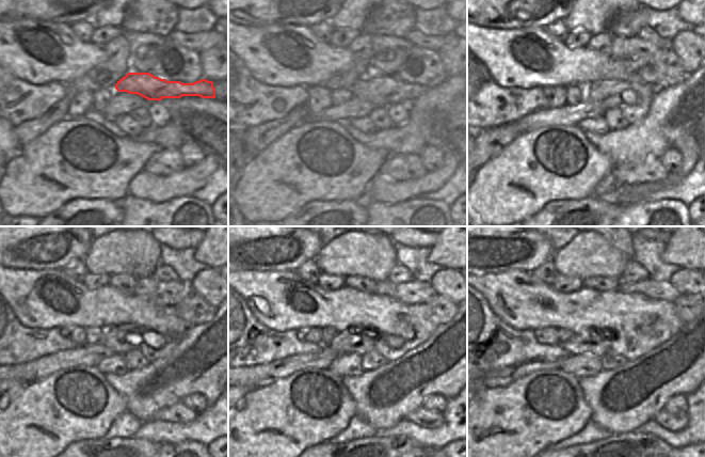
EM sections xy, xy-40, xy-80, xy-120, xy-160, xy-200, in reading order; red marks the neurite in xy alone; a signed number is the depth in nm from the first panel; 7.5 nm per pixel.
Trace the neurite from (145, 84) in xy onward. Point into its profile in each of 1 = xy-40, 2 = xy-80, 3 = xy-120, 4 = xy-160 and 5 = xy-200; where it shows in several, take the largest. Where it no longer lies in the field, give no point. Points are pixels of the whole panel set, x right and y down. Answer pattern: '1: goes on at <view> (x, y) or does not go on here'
1: goes on at xy-40 (381, 91)
2: goes on at xy-80 (607, 93)
3: goes on at xy-120 (121, 339)
4: goes on at xy-160 (355, 341)
5: goes on at xy-200 (590, 343)

